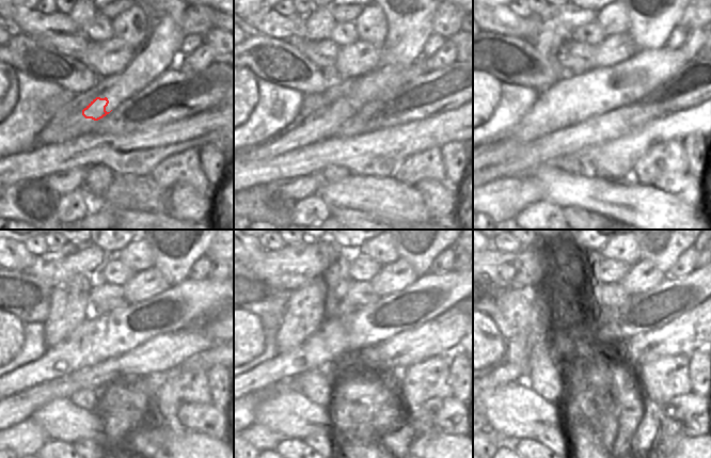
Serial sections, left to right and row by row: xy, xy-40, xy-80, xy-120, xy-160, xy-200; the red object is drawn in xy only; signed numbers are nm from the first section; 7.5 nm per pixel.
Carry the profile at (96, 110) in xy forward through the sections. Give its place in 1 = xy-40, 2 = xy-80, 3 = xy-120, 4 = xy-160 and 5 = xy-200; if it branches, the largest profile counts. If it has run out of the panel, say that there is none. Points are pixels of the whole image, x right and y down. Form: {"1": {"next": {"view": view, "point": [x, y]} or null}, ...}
{"1": {"next": {"view": "xy-40", "point": [316, 128]}}, "2": {"next": {"view": "xy-80", "point": [644, 72]}}, "3": {"next": {"view": "xy-120", "point": [173, 309]}}, "4": {"next": {"view": "xy-160", "point": [431, 295]}}, "5": {"next": {"view": "xy-200", "point": [651, 310]}}}

